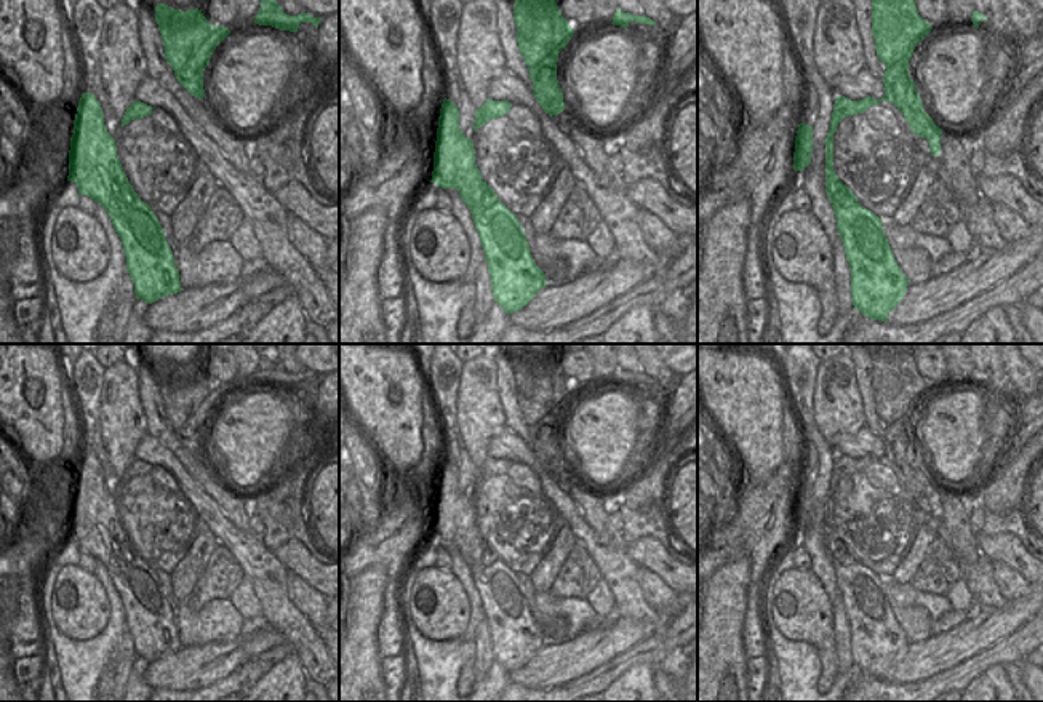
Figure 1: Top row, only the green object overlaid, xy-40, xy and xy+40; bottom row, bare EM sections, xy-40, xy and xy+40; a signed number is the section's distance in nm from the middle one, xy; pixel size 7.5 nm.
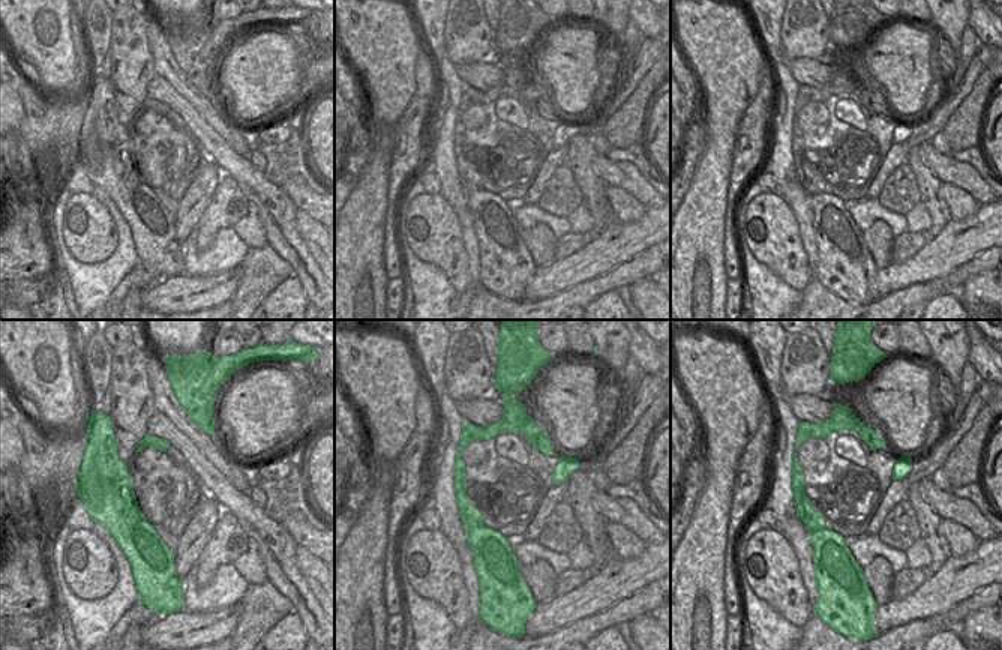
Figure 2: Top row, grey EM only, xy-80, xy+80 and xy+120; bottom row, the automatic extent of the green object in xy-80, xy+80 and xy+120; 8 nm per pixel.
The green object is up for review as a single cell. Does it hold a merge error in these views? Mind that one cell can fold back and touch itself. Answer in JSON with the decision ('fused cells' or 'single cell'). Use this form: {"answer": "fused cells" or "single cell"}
{"answer": "fused cells"}

